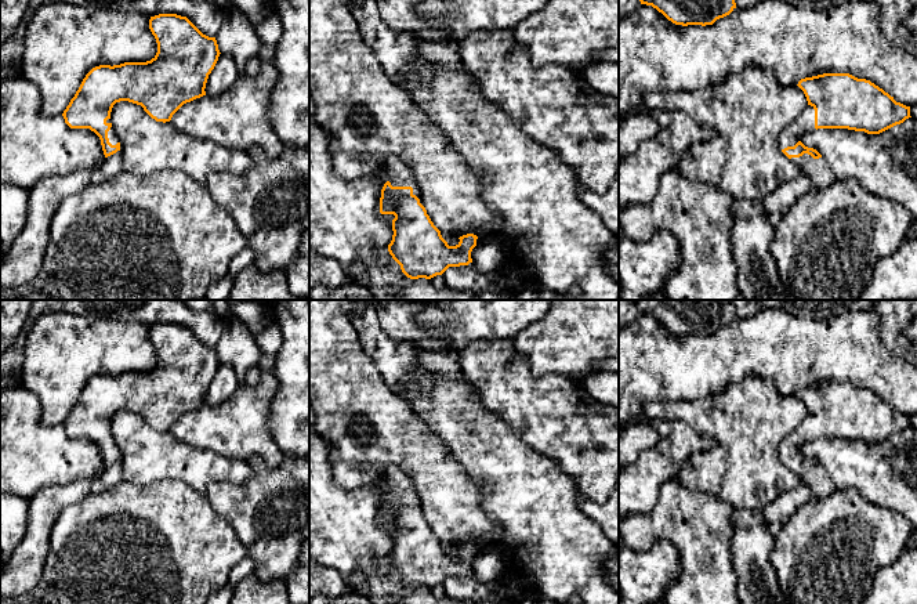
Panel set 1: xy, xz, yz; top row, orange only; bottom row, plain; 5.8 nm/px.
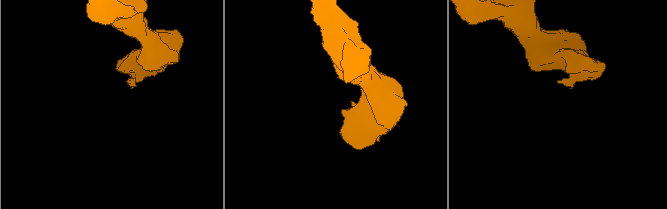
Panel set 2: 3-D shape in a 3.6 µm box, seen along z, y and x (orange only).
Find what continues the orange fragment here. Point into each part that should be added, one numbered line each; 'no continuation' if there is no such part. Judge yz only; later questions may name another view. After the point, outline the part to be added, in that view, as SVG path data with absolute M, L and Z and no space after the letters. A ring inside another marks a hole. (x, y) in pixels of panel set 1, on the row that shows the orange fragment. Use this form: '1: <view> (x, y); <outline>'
1: yz (818, 170); M804 153L802 156L791 158L790 160L800 169L800 174L804 174L811 180L812 189L815 191L824 191L836 181L823 158L813 159L811 155Z

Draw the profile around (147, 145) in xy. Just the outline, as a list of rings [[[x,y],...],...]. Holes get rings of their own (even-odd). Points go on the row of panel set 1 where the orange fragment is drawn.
[[[120,101],[113,105],[110,123],[120,142],[122,169],[126,173],[151,176],[157,171],[174,170],[186,174],[197,184],[206,185],[211,173],[243,174],[253,166],[249,152],[229,149],[181,133],[170,122],[156,122],[141,105],[128,101]]]

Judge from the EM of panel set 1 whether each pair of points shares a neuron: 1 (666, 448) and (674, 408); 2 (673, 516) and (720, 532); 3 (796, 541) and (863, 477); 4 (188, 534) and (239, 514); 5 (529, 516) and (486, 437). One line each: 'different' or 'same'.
1: different
2: same
3: different
4: different
5: same

